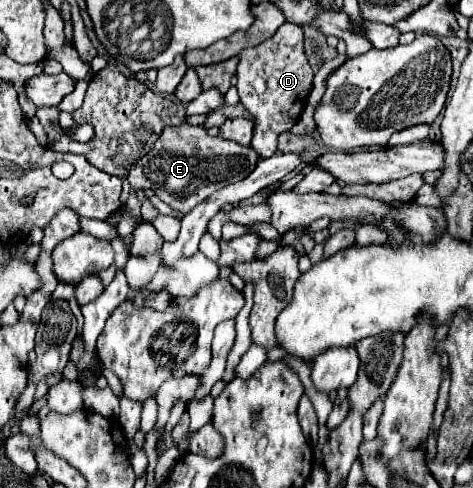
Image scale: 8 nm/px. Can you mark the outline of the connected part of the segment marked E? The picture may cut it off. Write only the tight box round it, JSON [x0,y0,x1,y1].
[126,124,258,214]

